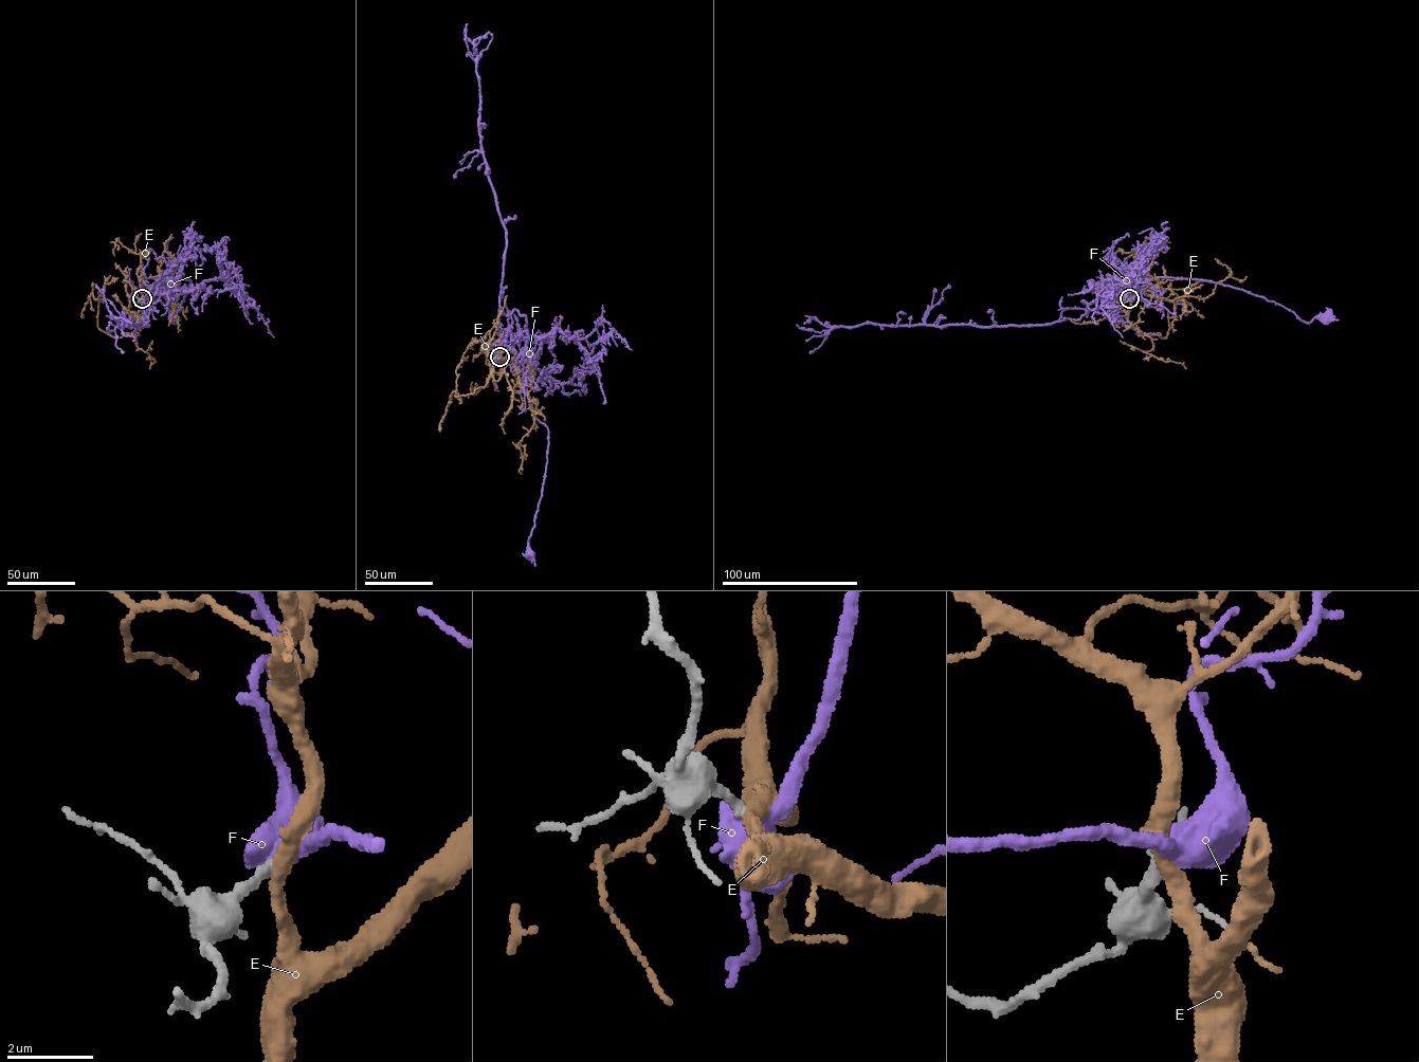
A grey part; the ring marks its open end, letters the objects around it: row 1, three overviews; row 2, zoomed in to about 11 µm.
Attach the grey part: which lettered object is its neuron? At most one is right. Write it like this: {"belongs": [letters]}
{"belongs": ["F"]}

